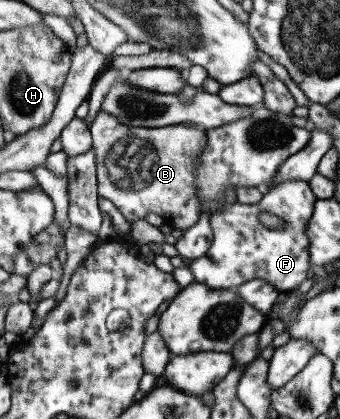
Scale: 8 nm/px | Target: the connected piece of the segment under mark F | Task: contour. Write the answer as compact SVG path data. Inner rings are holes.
M286 179L264 191L258 203L226 203L223 209L210 215L209 225L213 239L207 252L187 265L194 276L194 282L219 290L233 289L250 279L263 279L280 293L296 289L306 279L312 266L304 227L312 215L313 204L316 201L317 198L312 194L308 182ZM262 212L278 216L283 221L282 229L263 227L259 223Z

